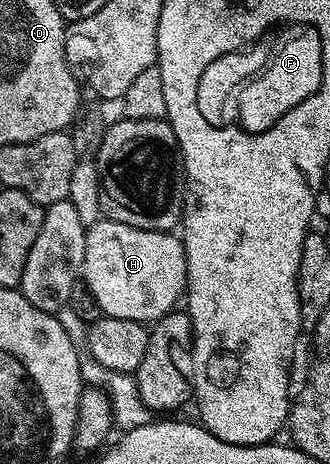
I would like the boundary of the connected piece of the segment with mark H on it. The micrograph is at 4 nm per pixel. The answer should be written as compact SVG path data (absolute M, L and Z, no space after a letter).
M99 217L85 228L85 248L81 275L85 288L95 297L102 316L123 317L127 321L139 321L152 325L178 306L177 298L186 294L185 244L176 234L168 231L148 231L131 225L123 225L108 217Z

